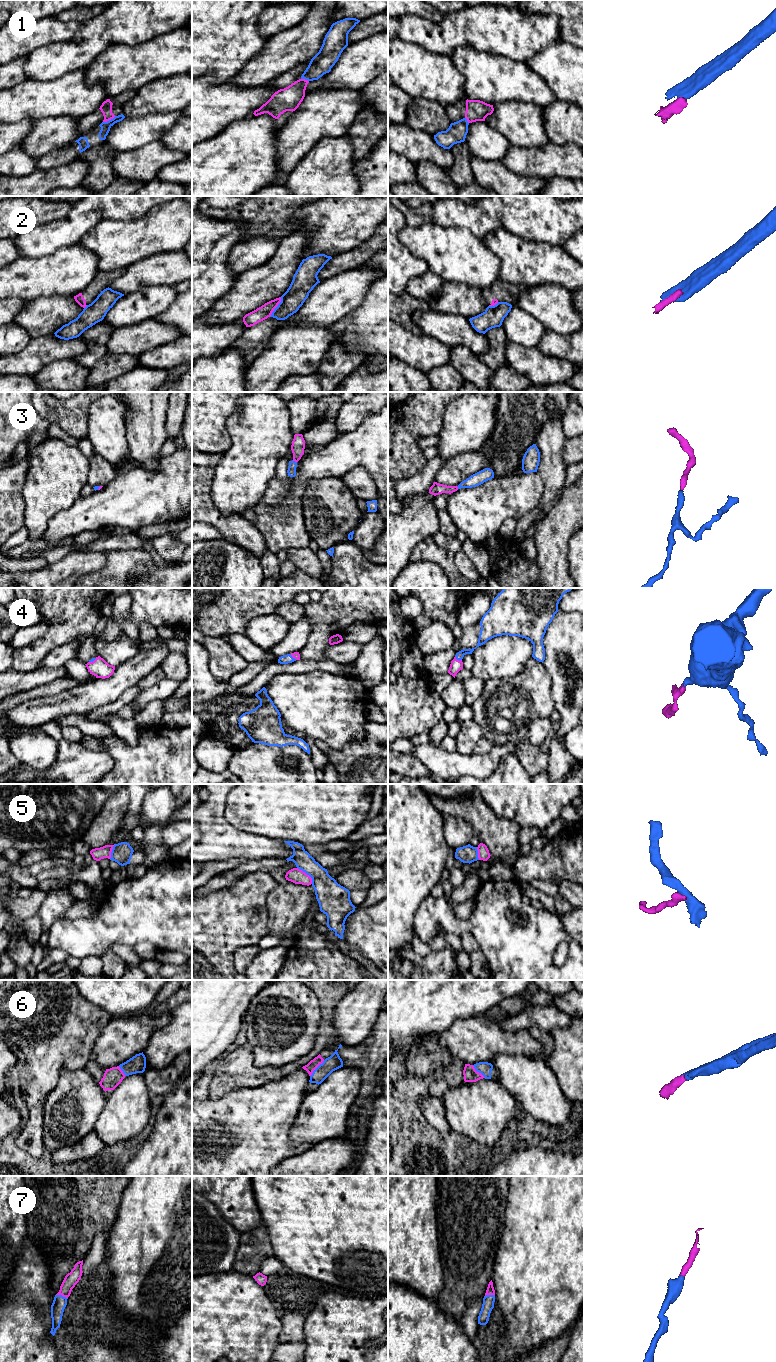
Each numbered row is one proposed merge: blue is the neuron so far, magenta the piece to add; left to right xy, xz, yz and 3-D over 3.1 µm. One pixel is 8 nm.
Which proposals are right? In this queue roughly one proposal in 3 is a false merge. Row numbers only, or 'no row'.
3, 4, 6, 7

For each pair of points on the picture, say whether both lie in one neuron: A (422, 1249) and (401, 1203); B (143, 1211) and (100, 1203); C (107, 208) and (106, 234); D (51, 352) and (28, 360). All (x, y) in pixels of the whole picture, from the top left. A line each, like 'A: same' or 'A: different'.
A: same
B: different
C: different
D: same

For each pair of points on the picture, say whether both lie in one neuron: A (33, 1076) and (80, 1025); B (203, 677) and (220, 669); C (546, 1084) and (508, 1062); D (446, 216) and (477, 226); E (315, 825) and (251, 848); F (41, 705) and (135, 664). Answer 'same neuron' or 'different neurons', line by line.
A: same neuron
B: different neurons
C: same neuron
D: same neuron
E: different neurons
F: same neuron

